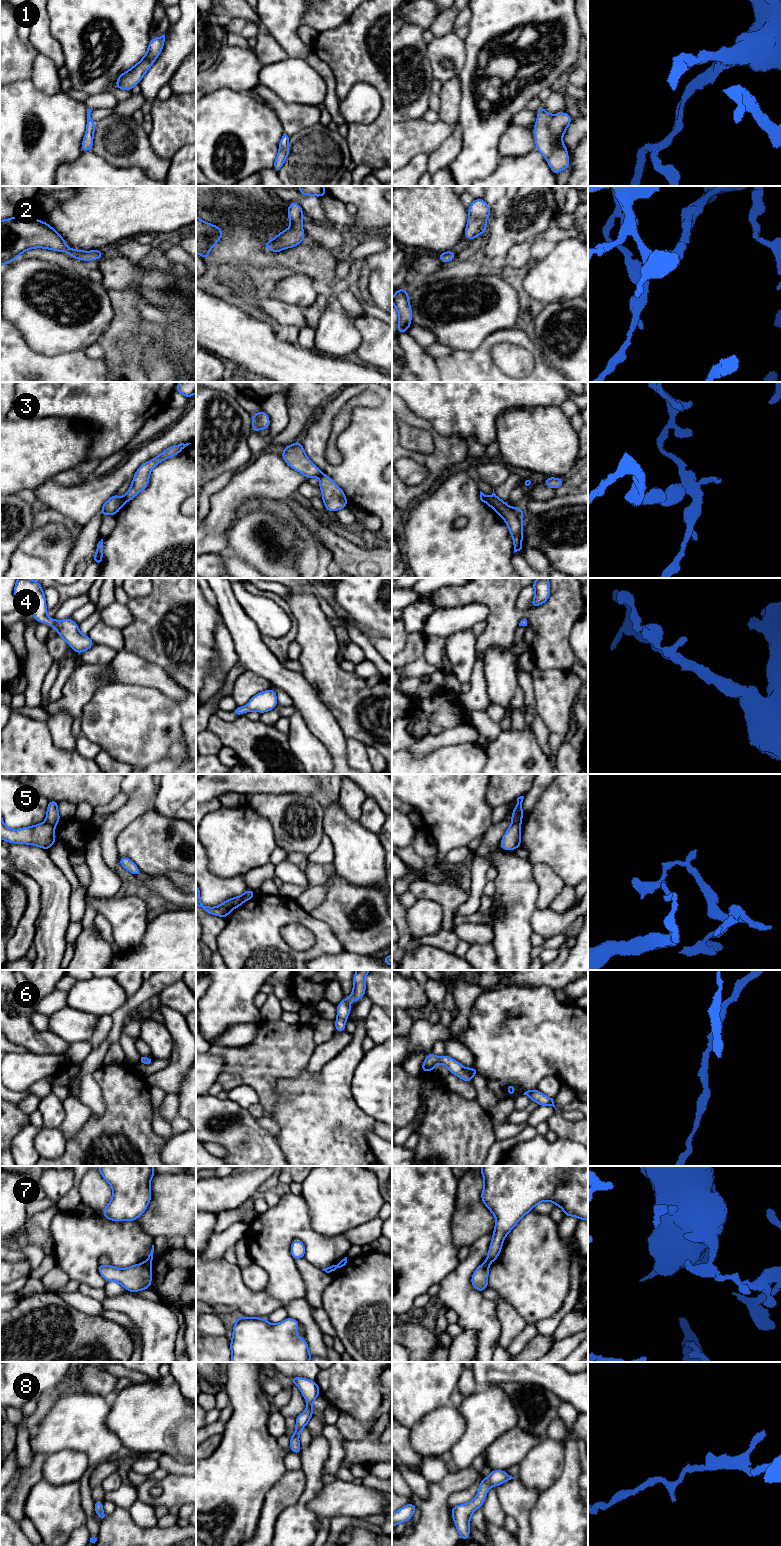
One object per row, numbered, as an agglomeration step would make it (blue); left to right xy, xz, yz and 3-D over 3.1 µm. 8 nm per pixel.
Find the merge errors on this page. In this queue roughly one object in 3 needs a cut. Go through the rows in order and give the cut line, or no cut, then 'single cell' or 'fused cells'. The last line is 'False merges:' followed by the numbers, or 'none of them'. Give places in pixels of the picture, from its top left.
1: cut none; single cell
2: cut none; single cell
3: cut xy (123, 497), (125, 502); fused cells
4: cut none; single cell
5: cut xy (45, 821), (53, 826); fused cells
6: cut none; single cell
7: cut xy (145, 1261), (150, 1263); fused cells
8: cut none; single cell
False merges: 3, 5, 7

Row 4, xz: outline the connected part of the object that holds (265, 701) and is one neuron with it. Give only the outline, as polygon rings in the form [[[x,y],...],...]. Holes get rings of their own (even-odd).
[[[268,689],[253,696],[244,707],[237,706],[232,712],[239,717],[242,713],[258,711],[261,714],[274,709],[277,706],[275,690]]]

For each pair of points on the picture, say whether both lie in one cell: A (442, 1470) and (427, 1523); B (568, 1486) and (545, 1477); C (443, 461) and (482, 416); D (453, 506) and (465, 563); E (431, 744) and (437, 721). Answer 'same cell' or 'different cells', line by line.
A: different cells
B: different cells
C: different cells
D: same cell
E: different cells

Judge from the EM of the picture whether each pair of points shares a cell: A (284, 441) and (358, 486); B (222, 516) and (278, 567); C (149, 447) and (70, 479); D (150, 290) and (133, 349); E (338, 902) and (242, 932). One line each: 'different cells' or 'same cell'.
A: different cells
B: different cells
C: different cells
D: different cells
E: different cells

